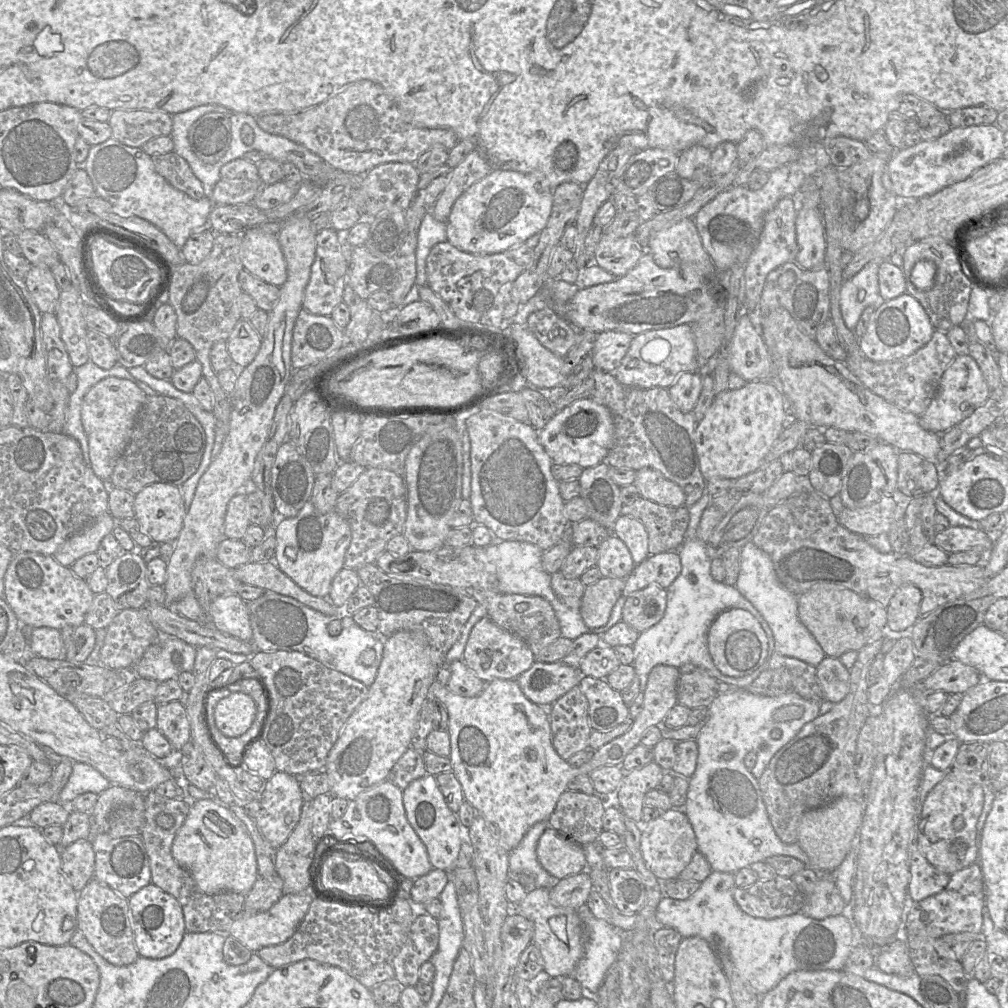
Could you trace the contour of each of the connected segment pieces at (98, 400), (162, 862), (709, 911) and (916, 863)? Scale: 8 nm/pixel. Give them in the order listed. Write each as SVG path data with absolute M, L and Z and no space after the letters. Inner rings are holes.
M117 377L102 379L84 396L81 420L88 439L90 467L101 480L110 479L118 458L131 439L136 417L147 397L135 383Z
M155 790L144 793L144 795L145 826L141 839L150 861L151 882L164 892L171 894L180 903L187 932L228 933L232 923L244 911L246 896L236 892L204 893L197 886L191 874L179 865L172 855L173 841L188 815L190 805L182 799L171 799L161 796ZM161 813L171 814L174 817L175 822L171 829L163 829L158 826L156 817Z
M712 871L701 882L699 889L688 899L678 900L663 896L656 910L659 925L677 930L683 938L698 936L711 944L718 940L727 952L736 969L758 995L764 995L786 975L799 970L842 970L854 947L854 935L848 919L843 915L829 916L822 920L810 918L802 913L764 919L743 912L733 897L735 874Z
M916 842L911 846L910 873L908 892L913 902L940 893L950 881L949 875L938 871L928 862Z

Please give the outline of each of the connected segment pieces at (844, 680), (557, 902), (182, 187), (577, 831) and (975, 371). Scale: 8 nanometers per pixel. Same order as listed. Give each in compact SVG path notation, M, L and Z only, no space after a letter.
M826 656L816 667L816 675L824 694L824 701L837 704L848 694L850 670L839 658Z
M588 872L565 877L556 880L556 884L550 889L550 899L555 906L577 910L587 903L593 885Z
M171 151L151 156L155 170L177 190L194 200L205 197L201 181L194 175L187 161Z
M566 790L551 814L549 826L580 845L596 842L603 831L604 807L598 794Z
M969 354L956 355L944 371L940 385L930 405L919 416L920 426L927 431L943 434L984 404L990 392L991 390L976 361Z

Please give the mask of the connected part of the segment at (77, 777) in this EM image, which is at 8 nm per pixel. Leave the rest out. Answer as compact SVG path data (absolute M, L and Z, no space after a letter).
M73 762L66 785L57 793L56 801L69 805L77 796L91 792L99 795L111 786L110 781L92 766Z

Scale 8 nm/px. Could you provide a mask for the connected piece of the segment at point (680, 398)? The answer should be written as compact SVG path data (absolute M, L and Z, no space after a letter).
M684 372L667 390L672 402L681 412L691 412L702 390L702 376L699 372Z

